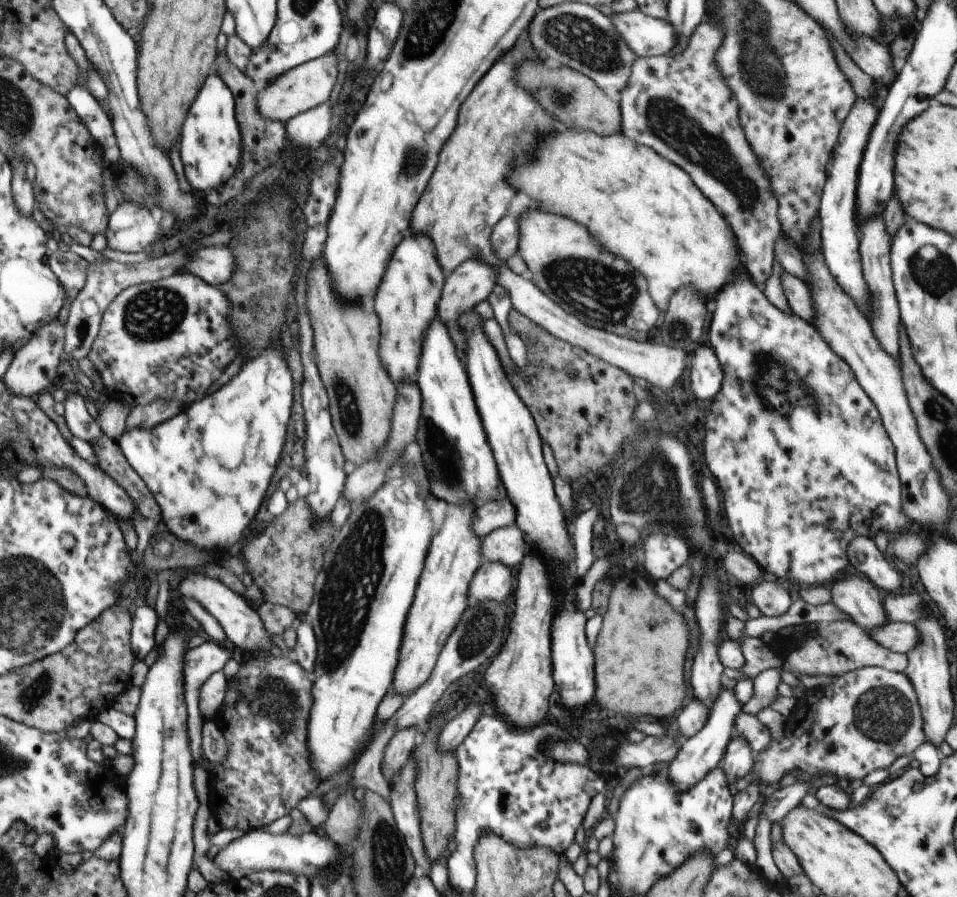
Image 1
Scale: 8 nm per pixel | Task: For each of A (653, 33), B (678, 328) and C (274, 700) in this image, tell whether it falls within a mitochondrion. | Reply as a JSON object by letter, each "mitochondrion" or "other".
{"A":"other","B":"mitochondrion","C":"mitochondrion"}

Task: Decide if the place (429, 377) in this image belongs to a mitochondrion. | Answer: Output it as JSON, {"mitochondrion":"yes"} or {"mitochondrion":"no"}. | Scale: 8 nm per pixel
{"mitochondrion":"no"}

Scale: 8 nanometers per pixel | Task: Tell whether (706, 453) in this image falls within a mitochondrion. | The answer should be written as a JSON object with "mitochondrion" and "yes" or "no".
{"mitochondrion":"no"}

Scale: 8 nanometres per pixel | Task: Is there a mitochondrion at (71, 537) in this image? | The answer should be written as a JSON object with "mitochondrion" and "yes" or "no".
{"mitochondrion":"no"}

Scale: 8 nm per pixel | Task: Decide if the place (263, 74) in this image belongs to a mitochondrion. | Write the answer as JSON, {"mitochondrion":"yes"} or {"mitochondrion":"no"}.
{"mitochondrion":"no"}

